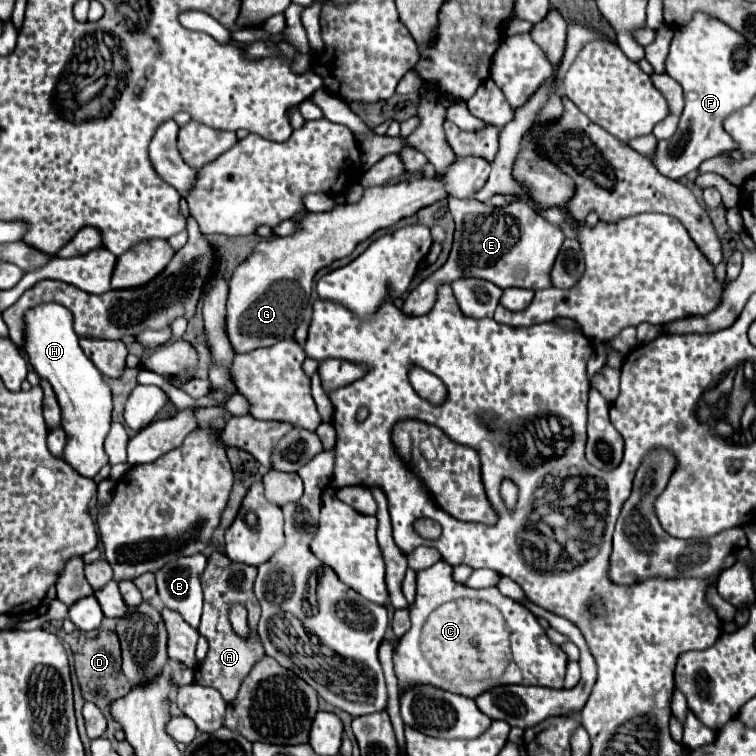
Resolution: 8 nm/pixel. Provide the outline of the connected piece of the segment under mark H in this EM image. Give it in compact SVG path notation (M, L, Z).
M47 303L29 309L27 317L27 347L25 353L41 379L47 379L57 395L63 411L63 429L67 433L67 449L63 459L83 477L93 479L105 465L107 455L103 451L105 437L111 425L111 389L103 381L103 375L89 361L79 345L79 337L73 331L73 313L63 305Z

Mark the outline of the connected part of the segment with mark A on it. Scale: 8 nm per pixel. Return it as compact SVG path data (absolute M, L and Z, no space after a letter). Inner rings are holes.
M215 551L209 557L207 569L203 573L203 615L201 615L201 623L199 623L199 635L207 639L209 643L209 651L205 661L199 665L199 677L203 685L217 689L223 699L227 703L231 703L235 699L235 695L239 693L239 687L243 683L243 679L247 677L247 673L251 671L251 667L265 655L265 649L261 645L259 633L257 633L257 625L259 625L259 601L255 601L253 595L253 581L257 577L257 567L251 565L243 565L243 563L235 563L231 561L227 555ZM241 603L247 609L247 623L249 623L249 635L247 637L239 637L233 631L233 625L229 621L229 609L231 605Z

